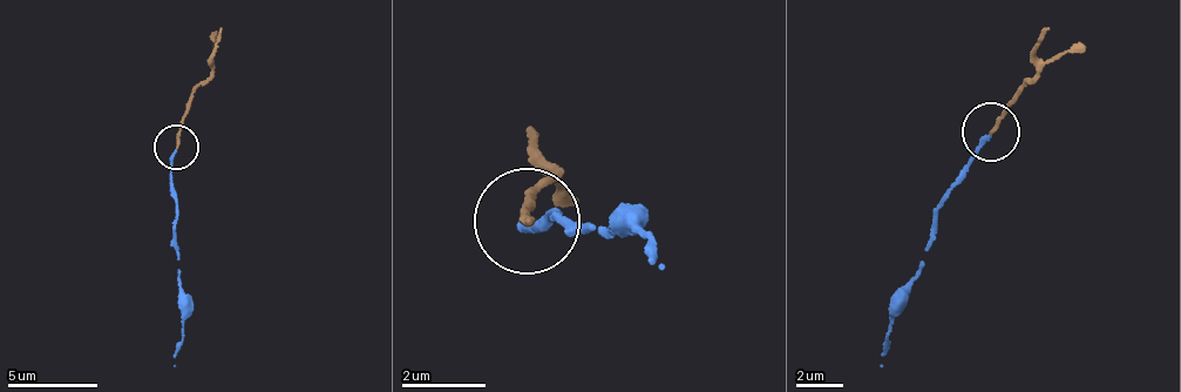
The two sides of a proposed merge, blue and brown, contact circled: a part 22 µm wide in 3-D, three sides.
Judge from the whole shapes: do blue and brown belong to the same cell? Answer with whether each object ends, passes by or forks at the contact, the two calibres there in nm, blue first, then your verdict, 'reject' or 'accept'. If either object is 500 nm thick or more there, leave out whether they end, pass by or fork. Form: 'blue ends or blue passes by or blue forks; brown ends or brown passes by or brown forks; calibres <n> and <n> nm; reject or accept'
blue ends; brown ends; calibres 160 and 160 nm; accept

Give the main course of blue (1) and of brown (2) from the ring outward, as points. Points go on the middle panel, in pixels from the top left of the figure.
1: (530, 220), (536, 235), (556, 215), (605, 236), (645, 232), (665, 269)
2: (530, 220), (523, 202), (550, 175), (530, 137)

